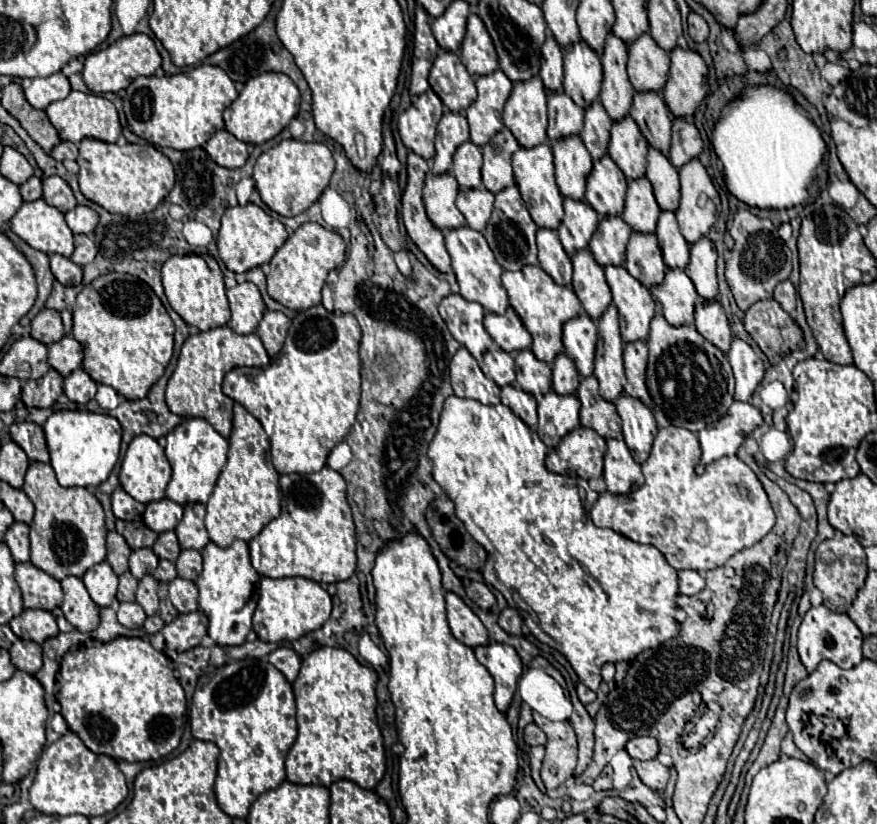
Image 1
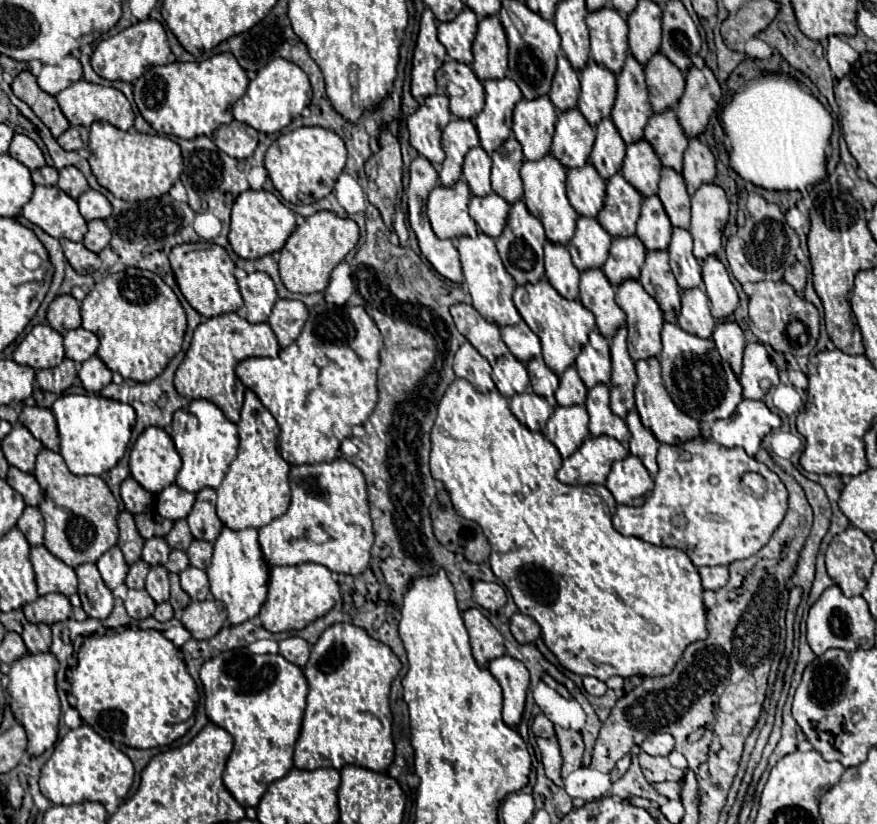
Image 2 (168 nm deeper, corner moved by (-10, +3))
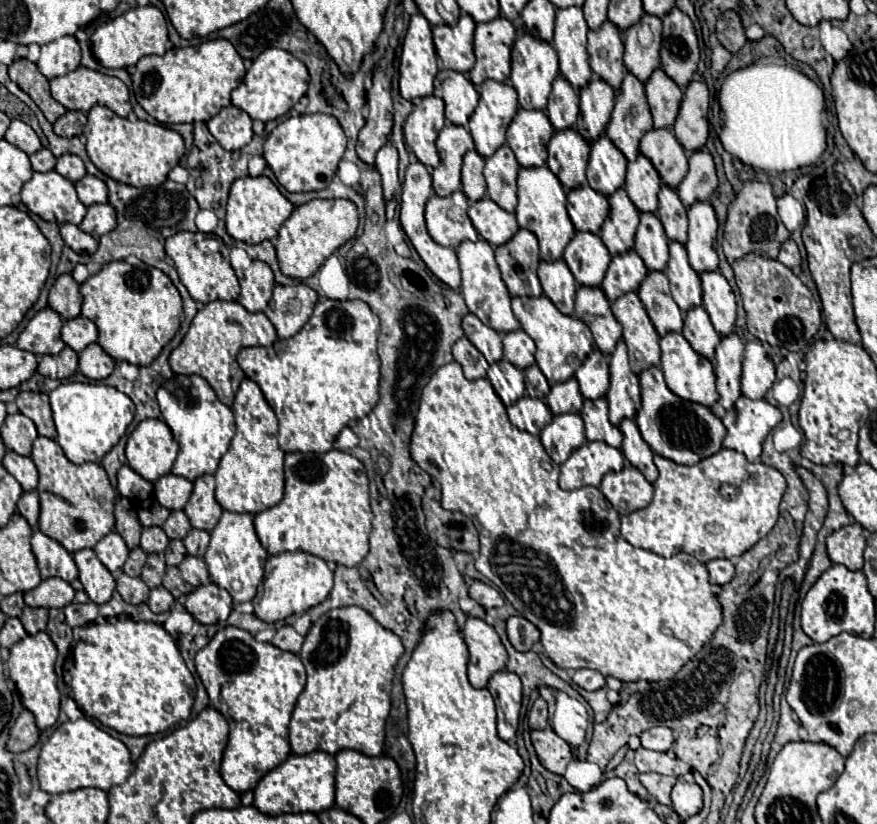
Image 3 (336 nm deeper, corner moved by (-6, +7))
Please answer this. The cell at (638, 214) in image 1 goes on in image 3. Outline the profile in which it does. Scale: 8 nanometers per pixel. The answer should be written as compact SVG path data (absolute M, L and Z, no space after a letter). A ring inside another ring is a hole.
M640 214L634 250L644 260L650 272L664 272L668 264L668 238L656 214Z

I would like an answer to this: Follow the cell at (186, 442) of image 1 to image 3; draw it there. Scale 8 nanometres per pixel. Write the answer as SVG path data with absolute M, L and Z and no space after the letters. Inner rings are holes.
M174 374L166 384L158 388L156 398L162 410L162 418L166 420L176 442L180 444L180 452L172 466L172 472L188 480L196 480L204 474L214 474L236 430L232 410L216 400L216 392L212 390L212 386L198 374Z

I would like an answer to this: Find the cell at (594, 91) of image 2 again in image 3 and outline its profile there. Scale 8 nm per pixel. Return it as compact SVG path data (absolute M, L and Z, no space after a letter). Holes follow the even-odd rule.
M596 78L580 90L580 116L576 132L580 132L584 140L592 142L596 136L604 134L614 108L614 98L614 88Z

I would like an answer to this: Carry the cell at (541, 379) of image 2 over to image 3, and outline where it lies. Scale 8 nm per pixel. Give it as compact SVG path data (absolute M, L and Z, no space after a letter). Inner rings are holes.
M532 364L524 374L526 374L526 392L532 398L544 400L548 396L548 392L550 392L550 384L548 384L546 376L540 372L540 368L536 364Z

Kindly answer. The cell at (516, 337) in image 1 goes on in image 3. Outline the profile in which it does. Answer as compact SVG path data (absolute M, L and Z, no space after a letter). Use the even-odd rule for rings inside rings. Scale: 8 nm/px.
M514 330L502 336L504 342L504 356L520 370L526 370L534 364L534 340L524 330Z

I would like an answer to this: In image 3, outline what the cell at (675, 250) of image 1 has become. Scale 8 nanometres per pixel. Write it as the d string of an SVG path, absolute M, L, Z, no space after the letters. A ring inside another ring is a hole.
M670 242L670 260L668 260L666 276L670 280L672 298L676 300L682 312L688 312L688 308L702 306L700 278L688 264L686 248L678 242Z

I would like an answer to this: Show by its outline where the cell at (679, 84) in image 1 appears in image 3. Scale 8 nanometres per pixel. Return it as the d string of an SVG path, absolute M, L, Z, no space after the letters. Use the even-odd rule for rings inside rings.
M690 82L684 92L680 114L672 126L678 142L688 150L696 152L704 148L708 140L708 88L704 82Z

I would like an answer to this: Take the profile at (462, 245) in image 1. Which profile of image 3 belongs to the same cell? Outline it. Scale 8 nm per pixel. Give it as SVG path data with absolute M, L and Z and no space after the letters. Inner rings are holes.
M466 240L456 248L456 254L458 254L460 268L462 268L460 292L464 296L464 302L466 302L468 310L474 316L478 316L484 324L494 328L496 332L512 332L512 330L520 328L520 322L512 314L510 294L508 294L506 284L500 278L500 270L498 270L498 264L494 260L492 246L486 240L478 240L478 242L468 242Z

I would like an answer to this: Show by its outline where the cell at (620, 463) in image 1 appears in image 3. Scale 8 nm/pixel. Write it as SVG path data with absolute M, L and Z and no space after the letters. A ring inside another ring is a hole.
M626 466L622 472L606 474L600 490L622 516L646 508L654 492L652 484L634 466Z

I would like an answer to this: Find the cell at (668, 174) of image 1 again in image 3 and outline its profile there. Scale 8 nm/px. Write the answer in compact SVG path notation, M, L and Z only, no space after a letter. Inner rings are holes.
M662 186L658 198L660 198L660 206L658 206L656 216L660 218L666 236L670 240L674 240L674 242L684 244L686 238L688 238L686 236L686 232L688 232L688 218L686 218L684 204L680 202L678 194L672 188L668 188L668 186Z

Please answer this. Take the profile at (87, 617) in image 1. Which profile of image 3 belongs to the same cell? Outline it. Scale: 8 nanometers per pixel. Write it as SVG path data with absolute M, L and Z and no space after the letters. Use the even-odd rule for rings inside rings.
M84 548L74 554L74 560L80 570L78 578L84 584L84 590L90 596L90 600L96 604L108 602L112 598L116 582L112 572L108 572L108 568L104 568L104 564L98 560L96 552L90 548Z

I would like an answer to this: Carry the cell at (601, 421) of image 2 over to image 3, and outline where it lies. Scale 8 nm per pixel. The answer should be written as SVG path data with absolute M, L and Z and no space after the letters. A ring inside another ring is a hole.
M604 398L598 400L584 400L584 408L580 412L586 428L588 440L600 440L608 446L620 448L622 444L622 432L610 424L608 420L608 404Z

